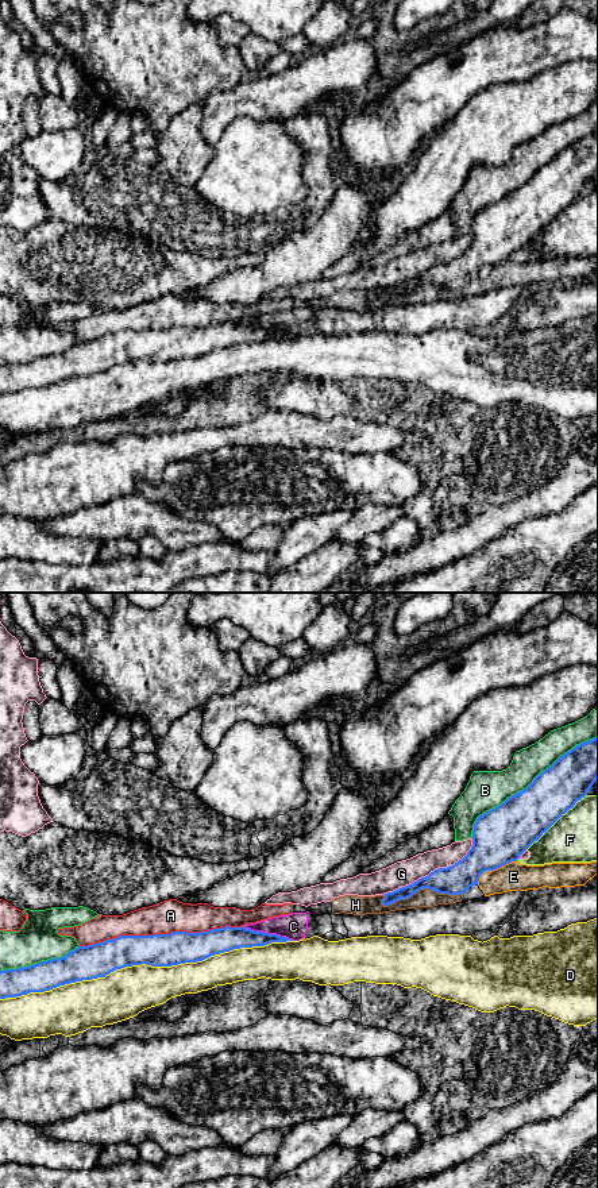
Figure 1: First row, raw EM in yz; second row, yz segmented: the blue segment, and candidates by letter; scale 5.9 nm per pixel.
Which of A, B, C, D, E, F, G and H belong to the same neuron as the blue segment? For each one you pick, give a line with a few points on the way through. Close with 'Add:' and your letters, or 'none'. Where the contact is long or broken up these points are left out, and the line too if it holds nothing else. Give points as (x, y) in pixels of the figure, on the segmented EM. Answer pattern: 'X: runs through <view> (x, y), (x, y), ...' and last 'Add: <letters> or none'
Add: none

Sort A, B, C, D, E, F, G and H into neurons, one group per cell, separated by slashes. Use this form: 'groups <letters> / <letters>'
groups A E H / B / C / D / F / G

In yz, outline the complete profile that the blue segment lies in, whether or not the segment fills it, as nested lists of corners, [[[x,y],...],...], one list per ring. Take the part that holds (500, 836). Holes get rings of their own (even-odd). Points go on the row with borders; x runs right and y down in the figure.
[[[598,737],[576,745],[540,772],[525,790],[479,815],[474,824],[472,846],[462,860],[385,894],[382,904],[408,899],[423,888],[448,895],[464,894],[478,884],[483,872],[517,861],[587,795],[597,779]]]

